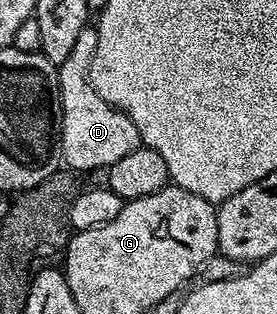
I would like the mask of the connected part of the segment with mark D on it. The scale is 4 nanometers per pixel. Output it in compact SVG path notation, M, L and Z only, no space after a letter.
M88 27L77 35L73 52L65 58L65 63L57 66L59 71L59 94L63 108L63 130L61 147L62 164L68 170L100 169L106 170L117 159L129 155L129 151L141 148L139 132L127 113L110 105L101 95L97 95L91 84L91 64L97 51L97 28Z

